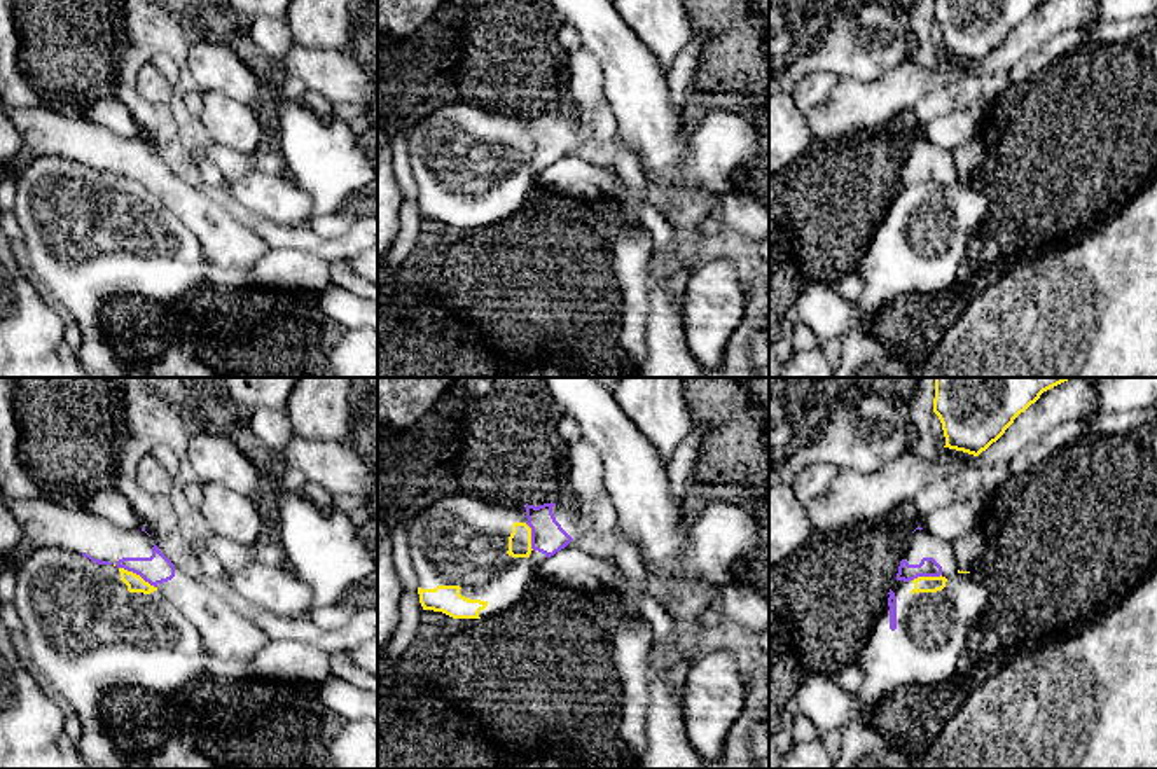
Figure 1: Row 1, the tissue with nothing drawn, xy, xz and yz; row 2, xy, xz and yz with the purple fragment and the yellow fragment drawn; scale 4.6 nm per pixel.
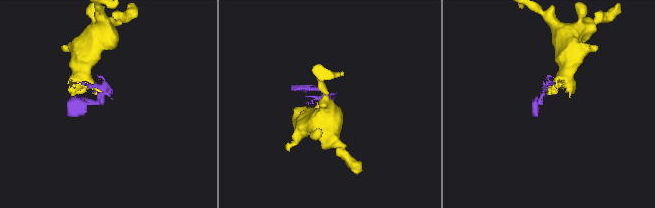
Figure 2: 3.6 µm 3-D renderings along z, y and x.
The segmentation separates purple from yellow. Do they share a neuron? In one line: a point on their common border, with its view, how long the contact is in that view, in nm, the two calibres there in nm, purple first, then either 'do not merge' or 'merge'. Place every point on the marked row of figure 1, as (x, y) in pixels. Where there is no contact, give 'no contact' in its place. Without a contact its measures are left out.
meets purple in xy at (138, 574); contact 200 nm long; 140 nm thick on the purple side, 80 nm on the other; do not merge

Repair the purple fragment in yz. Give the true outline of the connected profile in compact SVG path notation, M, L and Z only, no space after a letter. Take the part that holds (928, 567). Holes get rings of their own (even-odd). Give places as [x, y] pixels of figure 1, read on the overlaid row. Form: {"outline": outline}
{"outline": "M916 528L909 537L904 559L900 561L897 580L914 580L918 577L953 577L958 573L953 542L937 538Z"}

